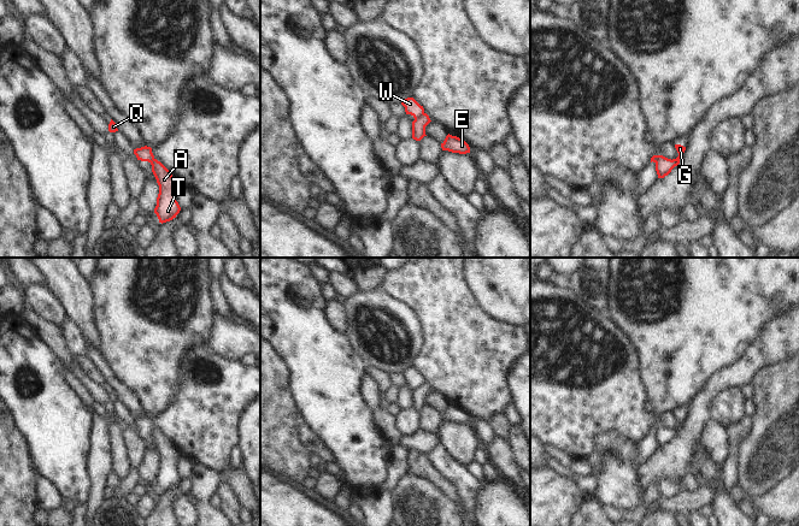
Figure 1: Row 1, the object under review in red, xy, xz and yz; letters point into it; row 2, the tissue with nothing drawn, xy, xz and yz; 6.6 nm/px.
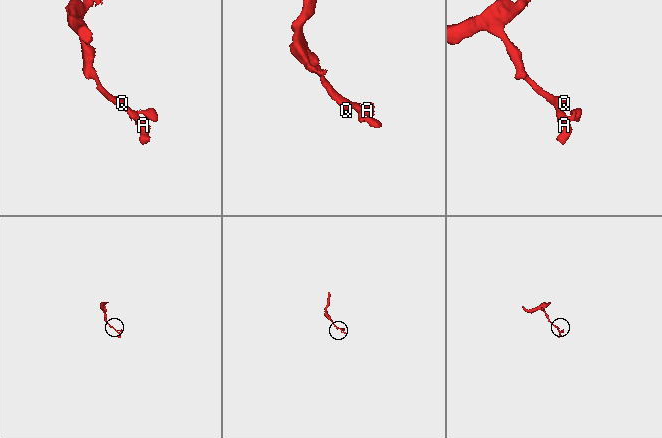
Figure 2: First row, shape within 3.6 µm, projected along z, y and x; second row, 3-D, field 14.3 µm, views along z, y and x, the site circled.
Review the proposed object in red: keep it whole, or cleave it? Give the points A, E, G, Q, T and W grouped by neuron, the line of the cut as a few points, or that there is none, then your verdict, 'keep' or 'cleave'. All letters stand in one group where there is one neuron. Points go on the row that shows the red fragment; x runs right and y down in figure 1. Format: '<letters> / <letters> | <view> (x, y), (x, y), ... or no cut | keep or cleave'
A E G T / Q W | xz (424, 113), (415, 119) | cleave

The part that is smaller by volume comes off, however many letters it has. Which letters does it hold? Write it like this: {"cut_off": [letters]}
{"cut_off": ["A", "E", "G", "T"]}

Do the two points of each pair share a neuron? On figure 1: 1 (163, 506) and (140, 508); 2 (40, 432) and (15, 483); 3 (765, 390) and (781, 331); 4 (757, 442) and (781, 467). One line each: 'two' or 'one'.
1: two
2: two
3: two
4: one

